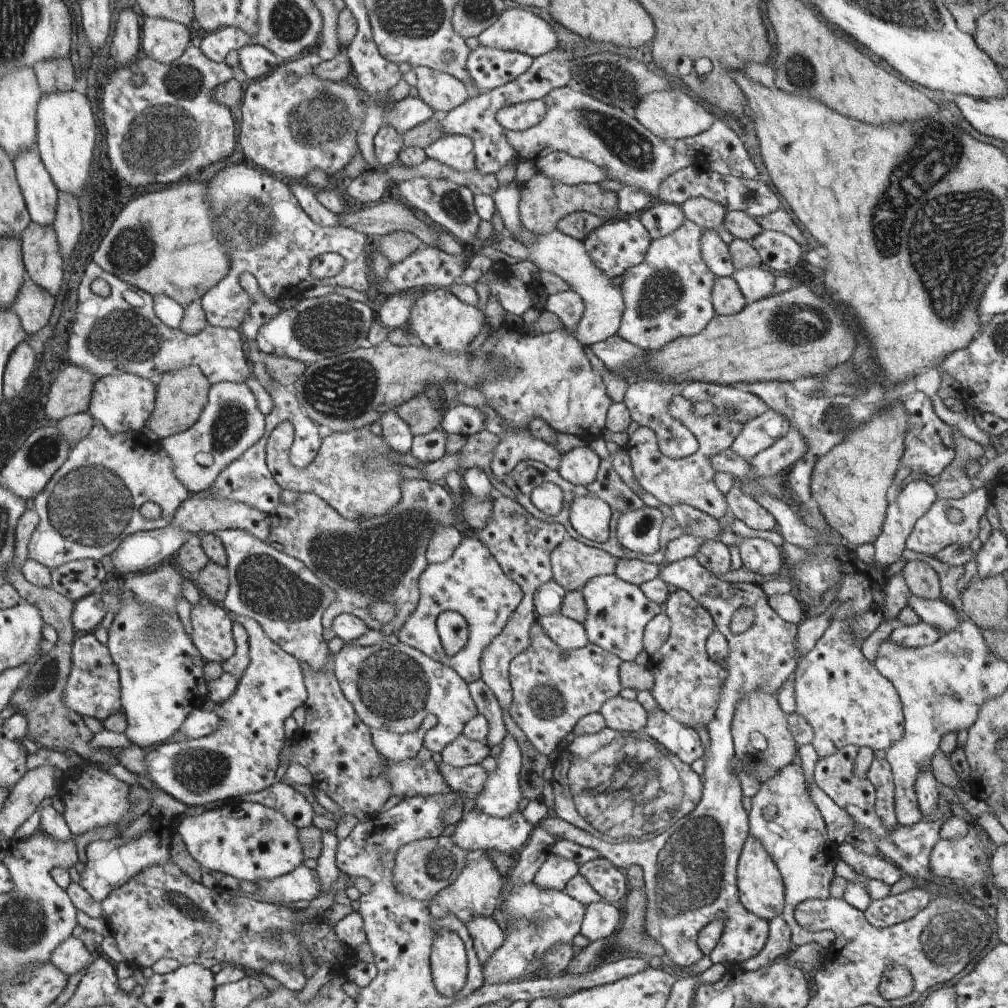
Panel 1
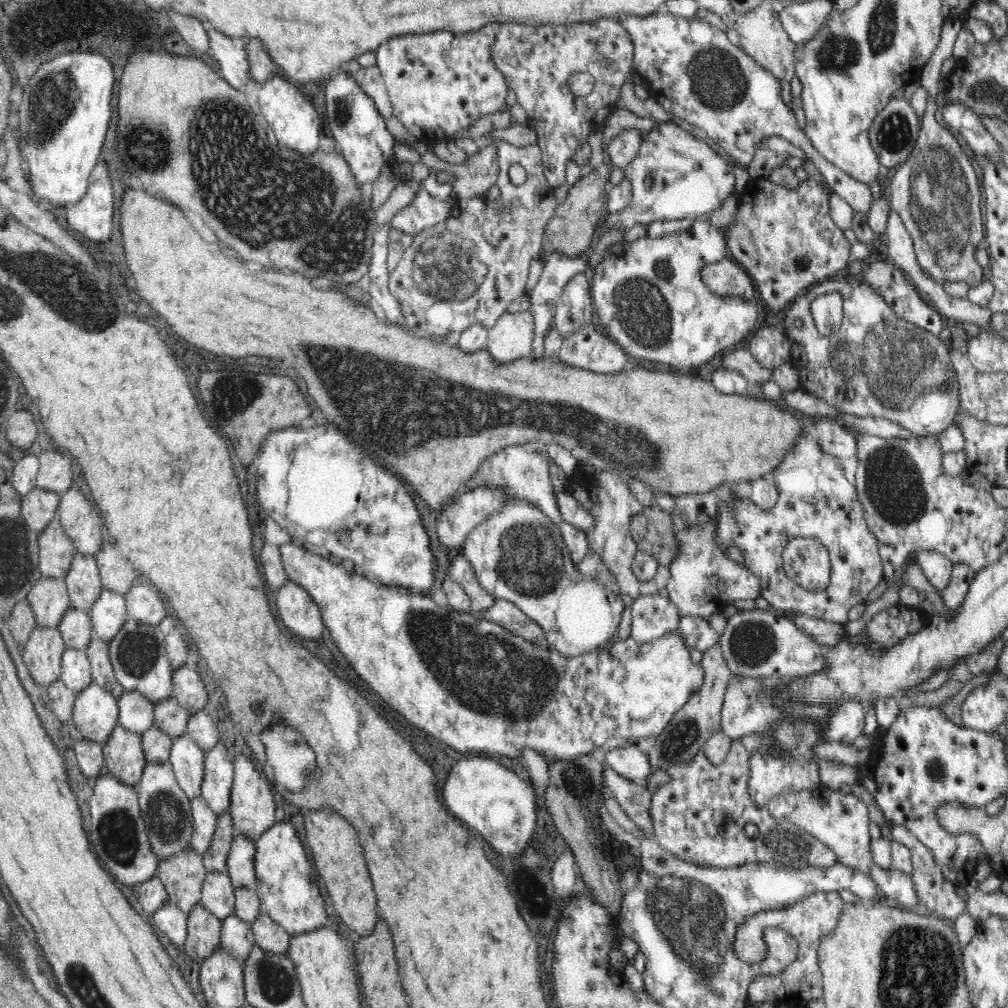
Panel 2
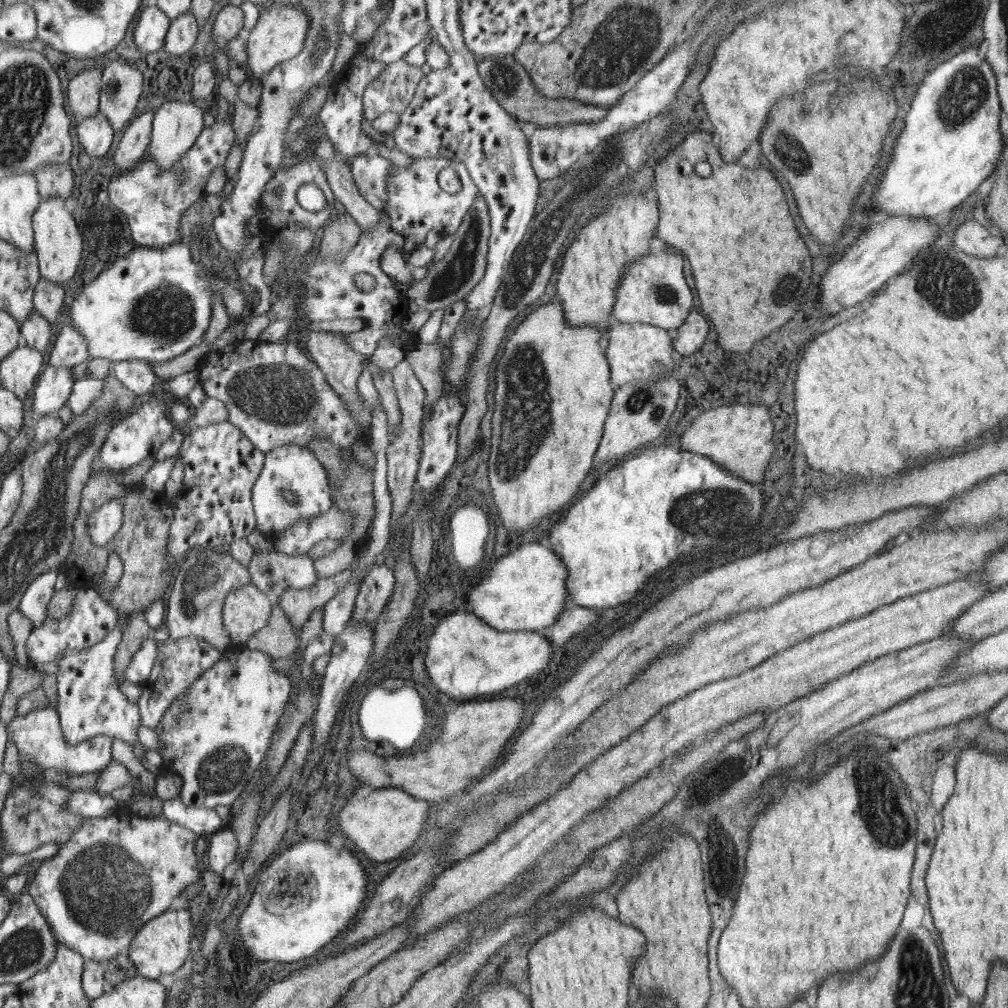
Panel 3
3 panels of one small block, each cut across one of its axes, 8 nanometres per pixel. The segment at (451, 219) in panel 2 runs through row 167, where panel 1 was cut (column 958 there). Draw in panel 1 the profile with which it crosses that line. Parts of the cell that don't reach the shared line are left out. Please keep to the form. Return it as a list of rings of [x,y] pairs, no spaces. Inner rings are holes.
[[[976,485],[976,488],[964,495],[964,498],[959,499],[936,499],[930,510],[918,519],[914,526],[914,530],[909,534],[906,540],[906,548],[918,554],[925,554],[926,556],[935,557],[940,550],[950,546],[951,544],[969,544],[978,537],[978,522],[980,518],[985,515],[986,508],[988,508],[989,496],[984,486]],[[956,508],[962,512],[962,520],[950,522],[948,518],[948,510]]]

